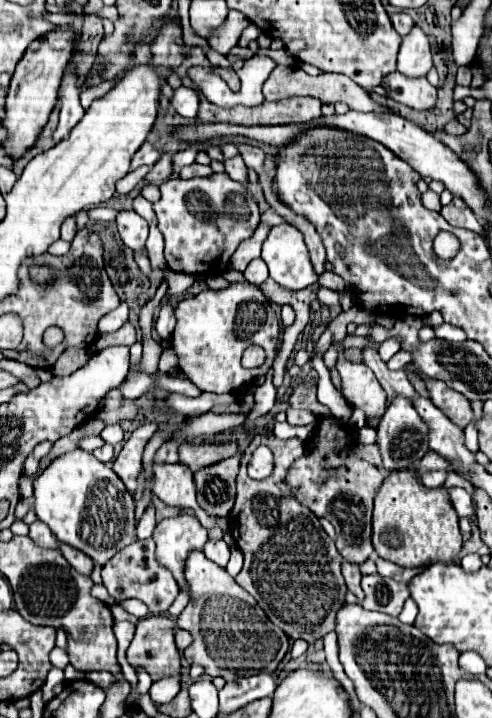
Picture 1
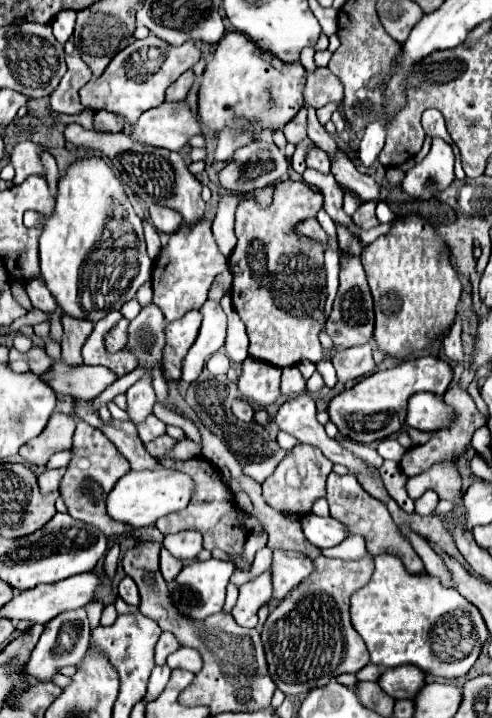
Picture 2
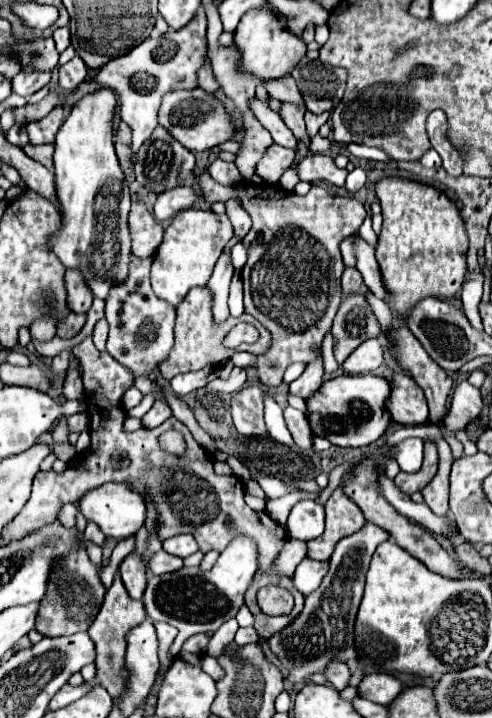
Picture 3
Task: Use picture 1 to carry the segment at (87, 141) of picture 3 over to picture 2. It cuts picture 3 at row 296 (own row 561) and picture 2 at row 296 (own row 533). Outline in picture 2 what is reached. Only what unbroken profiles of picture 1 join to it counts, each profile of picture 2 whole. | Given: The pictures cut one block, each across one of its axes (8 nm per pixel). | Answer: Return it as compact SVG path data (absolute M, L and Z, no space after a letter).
M98 158L82 160L72 164L58 182L56 210L52 218L44 218L36 212L24 214L26 226L42 224L40 236L40 272L46 282L46 288L52 292L62 314L68 314L78 320L98 322L108 312L120 310L128 300L136 296L136 290L150 280L152 260L146 252L146 240L142 230L142 220L134 212L124 186L116 178L114 170Z

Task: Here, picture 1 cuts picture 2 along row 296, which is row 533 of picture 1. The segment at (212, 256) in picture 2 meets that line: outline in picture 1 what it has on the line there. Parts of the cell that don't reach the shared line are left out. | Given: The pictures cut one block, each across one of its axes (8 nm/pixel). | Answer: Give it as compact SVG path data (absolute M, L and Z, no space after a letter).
M176 516L176 518L164 518L158 522L154 530L154 542L156 542L156 558L162 566L168 566L172 570L180 594L168 608L170 616L178 616L184 606L188 604L188 590L184 580L184 560L190 550L202 550L204 542L208 540L206 528L198 522L196 516Z

